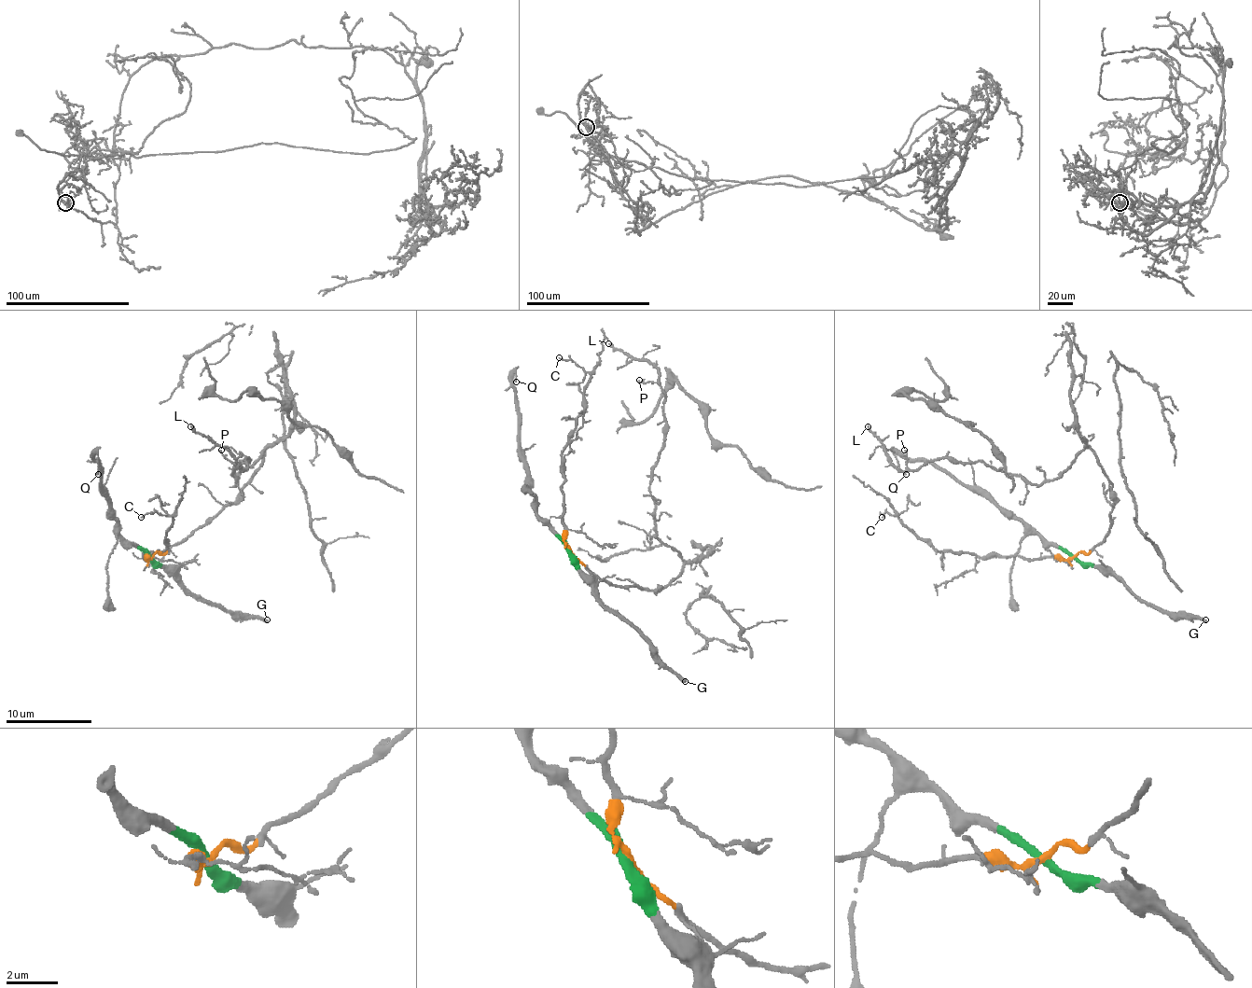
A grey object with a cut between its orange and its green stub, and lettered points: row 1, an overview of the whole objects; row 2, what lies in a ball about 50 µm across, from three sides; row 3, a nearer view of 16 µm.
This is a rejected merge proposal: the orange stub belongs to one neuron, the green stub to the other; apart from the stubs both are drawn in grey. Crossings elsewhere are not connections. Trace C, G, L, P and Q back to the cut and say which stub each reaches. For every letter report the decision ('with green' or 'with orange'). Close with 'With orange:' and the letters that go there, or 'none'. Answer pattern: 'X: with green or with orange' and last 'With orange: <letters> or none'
C: with orange
G: with green
L: with orange
P: with orange
Q: with green
With orange: C, L, P

